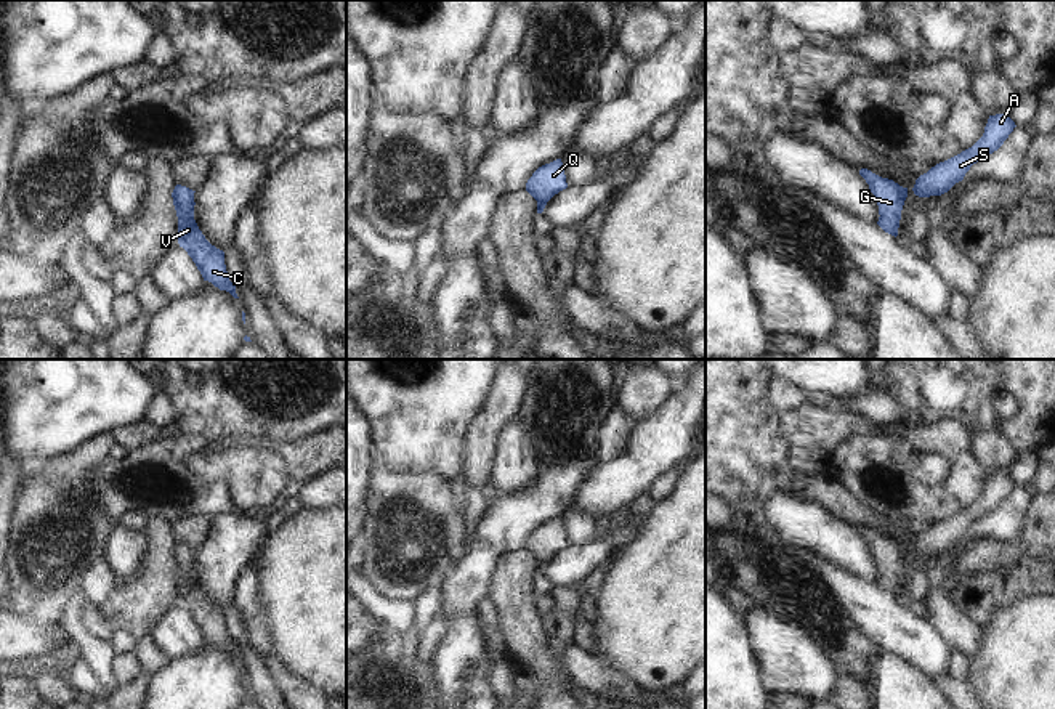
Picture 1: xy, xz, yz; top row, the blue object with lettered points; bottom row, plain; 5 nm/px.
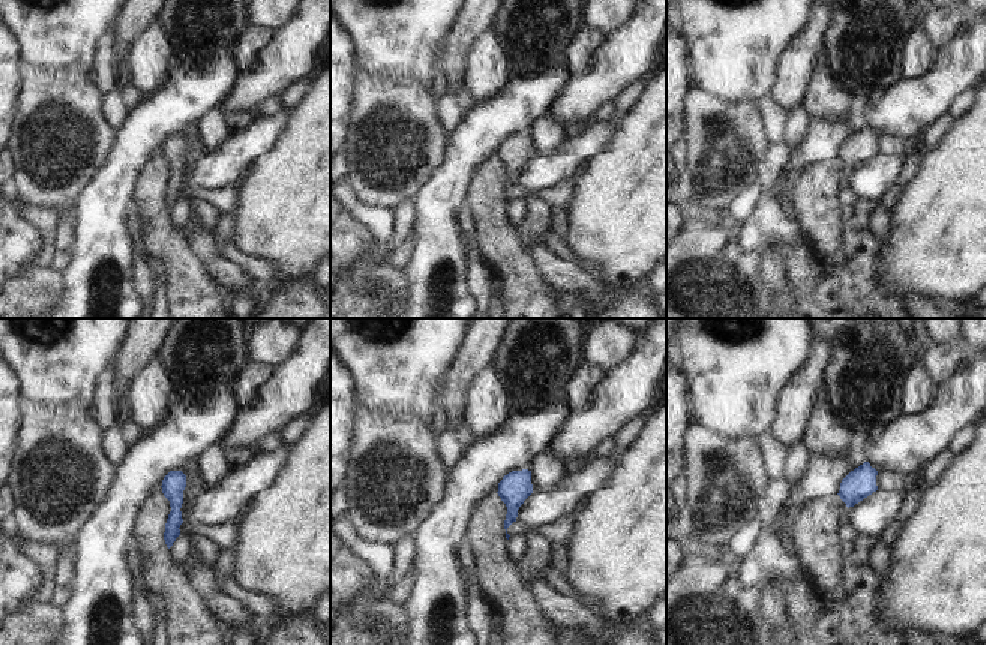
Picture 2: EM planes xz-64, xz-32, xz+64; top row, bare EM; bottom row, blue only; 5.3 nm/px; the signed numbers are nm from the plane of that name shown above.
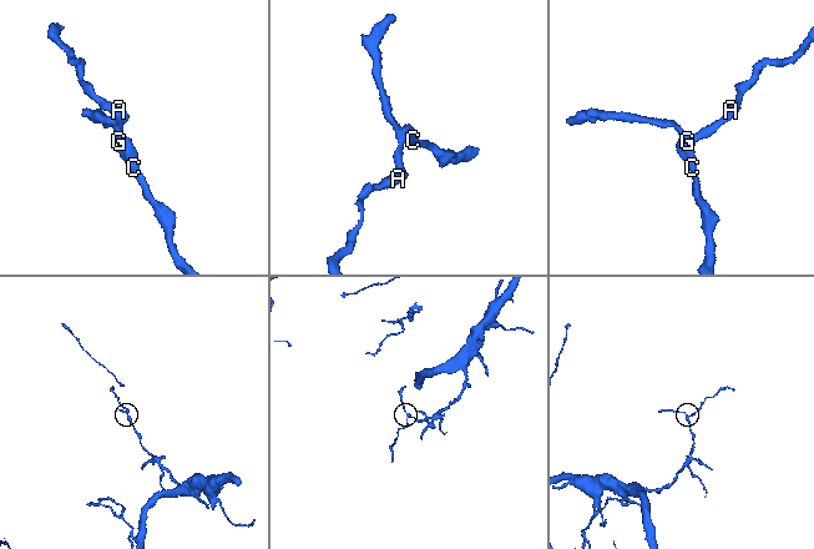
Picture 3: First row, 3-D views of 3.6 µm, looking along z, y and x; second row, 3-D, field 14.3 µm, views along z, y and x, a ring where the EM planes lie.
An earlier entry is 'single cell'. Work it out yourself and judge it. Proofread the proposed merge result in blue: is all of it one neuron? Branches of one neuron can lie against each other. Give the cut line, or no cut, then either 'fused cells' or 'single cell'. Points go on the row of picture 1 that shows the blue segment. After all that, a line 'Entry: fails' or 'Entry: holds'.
cut none; single cell
Entry: holds

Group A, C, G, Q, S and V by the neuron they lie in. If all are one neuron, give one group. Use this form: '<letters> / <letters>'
A C G Q S V

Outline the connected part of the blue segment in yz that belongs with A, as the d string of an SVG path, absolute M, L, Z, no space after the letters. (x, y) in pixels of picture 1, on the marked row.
M1009 114L989 115L983 136L960 154L936 164L916 180L912 188L919 197L941 196L962 181L970 167L997 151L1015 128Z

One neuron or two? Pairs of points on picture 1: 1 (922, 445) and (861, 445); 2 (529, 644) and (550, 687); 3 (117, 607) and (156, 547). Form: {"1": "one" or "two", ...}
{"1": "one", "2": "one", "3": "one"}

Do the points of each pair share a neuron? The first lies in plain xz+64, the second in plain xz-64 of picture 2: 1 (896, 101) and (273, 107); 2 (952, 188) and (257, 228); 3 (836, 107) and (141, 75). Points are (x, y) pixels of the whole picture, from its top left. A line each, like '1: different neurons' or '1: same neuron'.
1: different neurons
2: same neuron
3: same neuron

